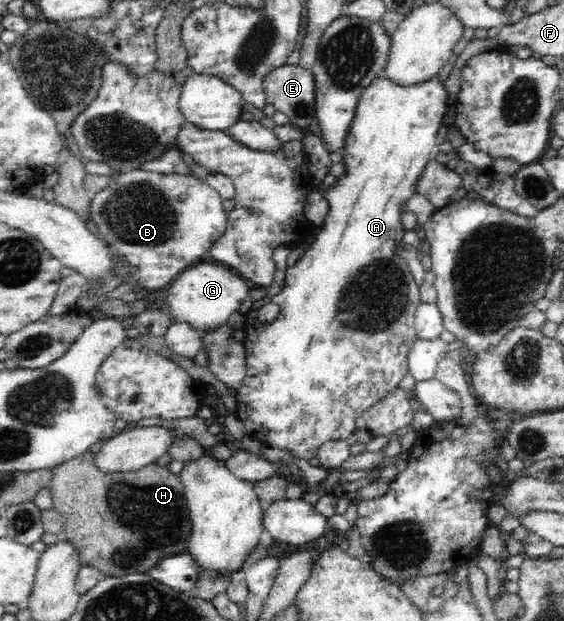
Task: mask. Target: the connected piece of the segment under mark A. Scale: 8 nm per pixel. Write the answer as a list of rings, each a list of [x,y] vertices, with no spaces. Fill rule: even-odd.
[[[381,75],[381,77],[373,79],[363,90],[356,107],[355,117],[351,127],[349,127],[349,133],[345,137],[345,145],[342,148],[344,155],[341,164],[345,166],[345,171],[343,171],[343,175],[339,175],[339,178],[331,187],[320,186],[321,192],[329,200],[329,213],[320,225],[320,232],[316,235],[315,241],[306,247],[304,254],[296,264],[288,267],[283,273],[285,287],[283,287],[281,293],[259,299],[245,315],[245,318],[247,318],[247,339],[243,339],[243,342],[246,348],[247,377],[242,379],[239,393],[236,393],[237,405],[234,413],[239,415],[247,436],[259,440],[263,445],[289,451],[295,457],[309,462],[311,458],[316,457],[318,448],[323,443],[331,440],[345,440],[350,434],[353,434],[356,431],[355,419],[367,412],[369,407],[373,407],[375,403],[385,399],[390,391],[398,387],[399,381],[408,374],[407,355],[413,343],[416,343],[419,339],[415,326],[415,315],[422,302],[420,289],[413,278],[411,269],[405,259],[398,255],[399,242],[406,232],[401,224],[401,214],[403,213],[401,207],[413,193],[416,193],[415,184],[418,177],[423,173],[427,163],[433,159],[438,145],[437,133],[441,131],[440,127],[448,110],[447,106],[447,89],[445,89],[444,81],[439,79],[437,75],[422,82],[409,83],[406,86]],[[270,302],[279,305],[281,308],[279,316],[269,325],[261,325],[259,321],[255,321],[255,325],[249,325],[249,317],[255,317],[253,311],[259,311]]]

